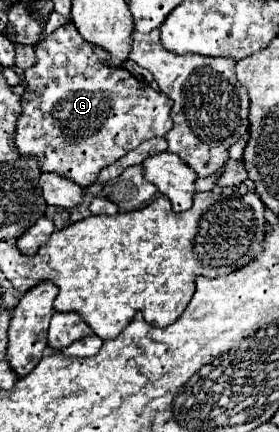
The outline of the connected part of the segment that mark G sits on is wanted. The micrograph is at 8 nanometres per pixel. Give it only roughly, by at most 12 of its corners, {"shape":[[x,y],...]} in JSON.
{"shape":[[74,23],[36,47],[16,147],[80,187],[172,129],[172,99]]}

